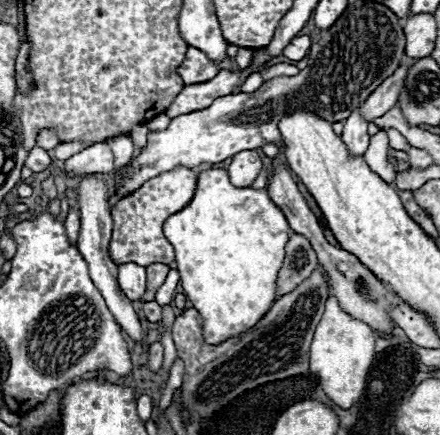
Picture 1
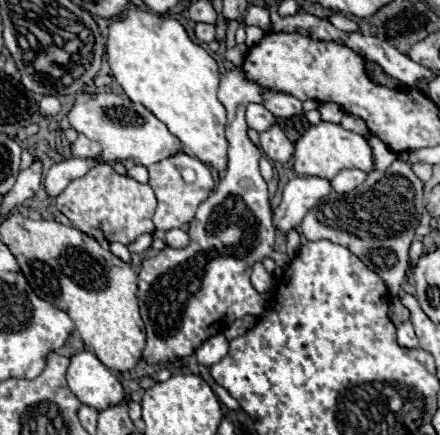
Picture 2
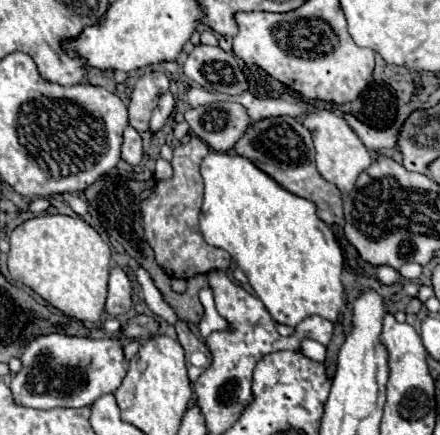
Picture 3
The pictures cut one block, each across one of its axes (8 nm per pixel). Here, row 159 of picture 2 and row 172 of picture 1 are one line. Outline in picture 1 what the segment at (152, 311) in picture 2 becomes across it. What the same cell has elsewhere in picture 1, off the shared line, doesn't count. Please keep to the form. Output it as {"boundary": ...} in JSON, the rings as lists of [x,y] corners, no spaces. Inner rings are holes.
{"boundary":[[[242,150],[232,156],[232,164],[228,166],[230,182],[240,188],[252,186],[252,182],[260,174],[260,170],[262,170],[262,160],[260,160],[258,152],[256,150]]]}

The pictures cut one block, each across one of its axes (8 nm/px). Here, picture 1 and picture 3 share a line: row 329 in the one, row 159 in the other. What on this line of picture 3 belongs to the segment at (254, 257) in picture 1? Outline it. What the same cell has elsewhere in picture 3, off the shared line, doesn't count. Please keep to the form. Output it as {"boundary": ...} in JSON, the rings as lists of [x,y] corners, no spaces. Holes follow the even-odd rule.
{"boundary":[[[210,150],[202,160],[200,174],[204,178],[204,204],[200,214],[202,236],[208,244],[226,250],[236,260],[272,318],[288,326],[296,326],[312,314],[336,322],[344,306],[344,286],[340,280],[344,258],[340,258],[340,246],[332,230],[318,218],[316,204],[282,188],[252,160],[246,160],[246,156]]]}

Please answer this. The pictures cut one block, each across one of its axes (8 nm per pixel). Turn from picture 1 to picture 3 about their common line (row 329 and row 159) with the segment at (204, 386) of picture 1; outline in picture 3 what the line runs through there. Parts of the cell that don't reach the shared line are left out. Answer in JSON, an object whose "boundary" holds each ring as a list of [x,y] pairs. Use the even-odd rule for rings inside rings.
{"boundary":[[[282,116],[282,118],[266,118],[260,122],[254,122],[234,148],[240,156],[250,158],[260,170],[272,176],[286,190],[306,200],[312,200],[318,206],[320,220],[324,220],[326,224],[342,224],[344,198],[340,196],[338,188],[332,188],[332,184],[322,180],[322,176],[318,174],[314,164],[314,144],[312,144],[310,132],[298,120],[290,116]],[[198,136],[184,146],[174,148],[174,176],[170,180],[160,180],[152,198],[142,202],[142,220],[144,220],[144,238],[154,250],[158,264],[172,278],[192,278],[196,274],[206,274],[212,270],[226,270],[230,266],[230,254],[222,248],[206,244],[200,234],[198,218],[202,206],[202,176],[200,162],[204,158],[204,144]]]}

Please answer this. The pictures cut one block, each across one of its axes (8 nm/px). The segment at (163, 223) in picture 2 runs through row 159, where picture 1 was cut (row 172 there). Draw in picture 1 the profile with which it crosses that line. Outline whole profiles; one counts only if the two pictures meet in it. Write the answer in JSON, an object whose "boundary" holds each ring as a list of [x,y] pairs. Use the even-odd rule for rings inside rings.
{"boundary":[[[174,168],[174,172],[164,172],[162,176],[148,180],[146,184],[142,184],[142,188],[138,188],[130,196],[122,198],[118,204],[114,204],[112,206],[114,228],[112,228],[112,240],[108,246],[110,258],[116,264],[134,262],[140,266],[150,266],[150,264],[162,262],[162,264],[172,266],[174,248],[164,238],[162,224],[168,216],[180,212],[192,200],[194,188],[196,188],[196,178],[198,178],[196,170]]]}

